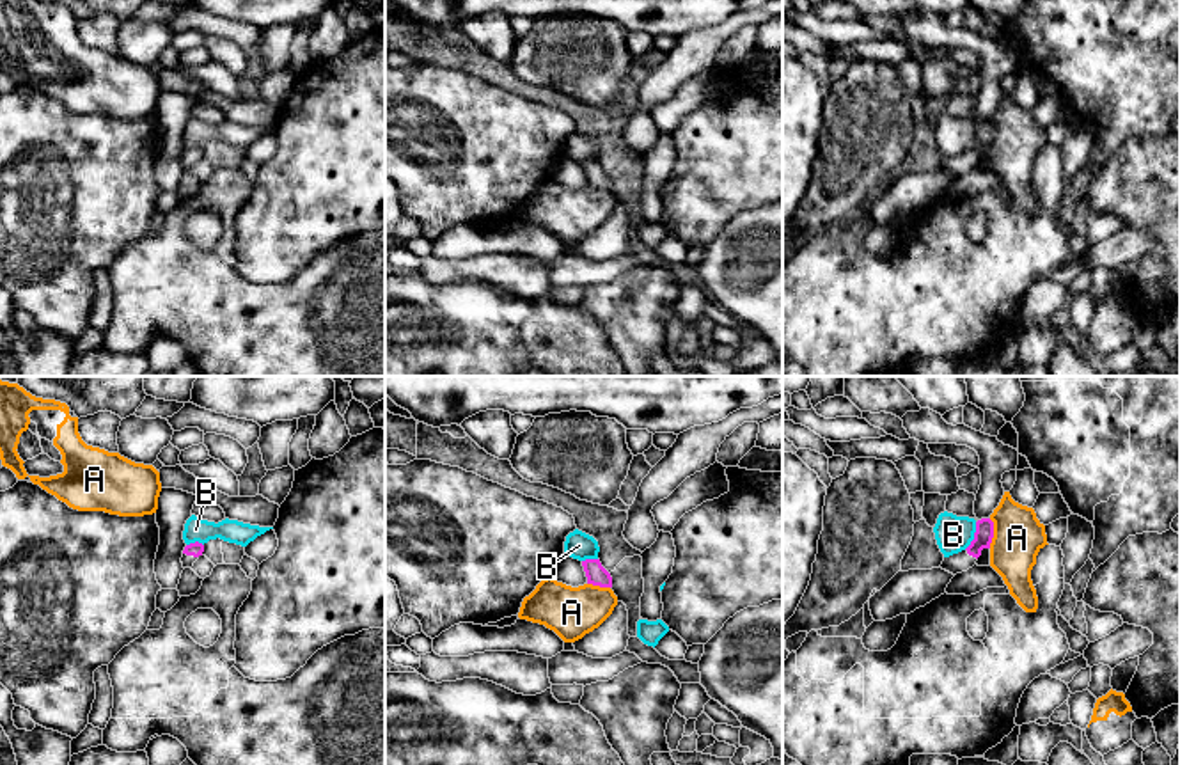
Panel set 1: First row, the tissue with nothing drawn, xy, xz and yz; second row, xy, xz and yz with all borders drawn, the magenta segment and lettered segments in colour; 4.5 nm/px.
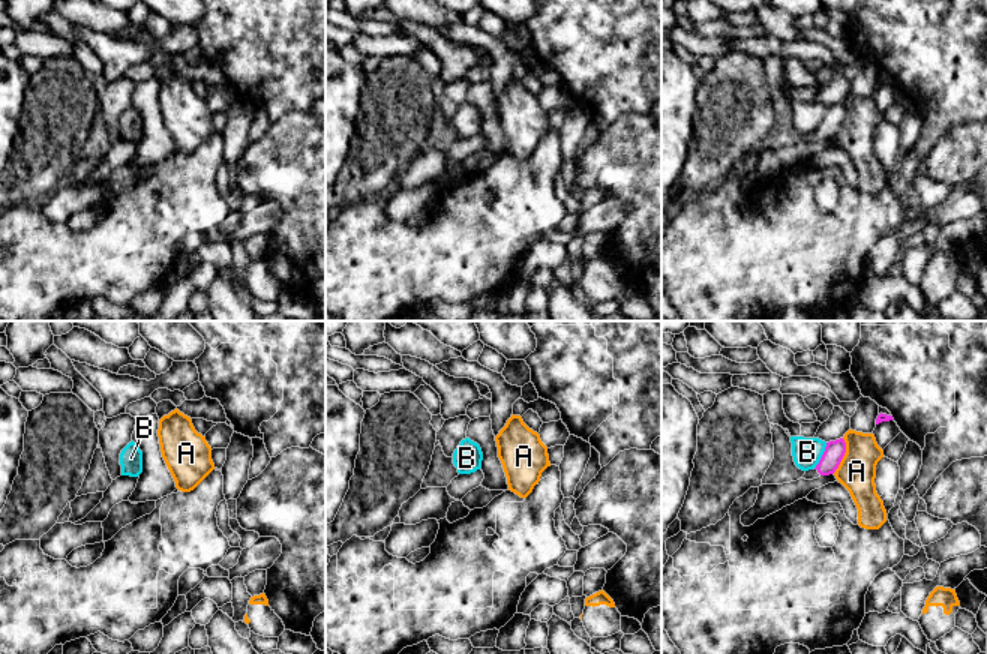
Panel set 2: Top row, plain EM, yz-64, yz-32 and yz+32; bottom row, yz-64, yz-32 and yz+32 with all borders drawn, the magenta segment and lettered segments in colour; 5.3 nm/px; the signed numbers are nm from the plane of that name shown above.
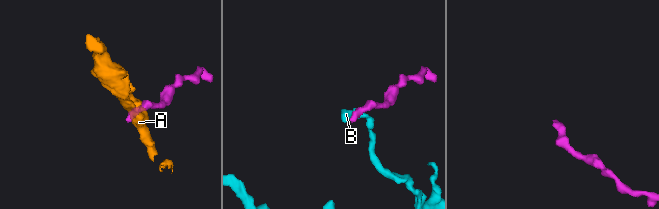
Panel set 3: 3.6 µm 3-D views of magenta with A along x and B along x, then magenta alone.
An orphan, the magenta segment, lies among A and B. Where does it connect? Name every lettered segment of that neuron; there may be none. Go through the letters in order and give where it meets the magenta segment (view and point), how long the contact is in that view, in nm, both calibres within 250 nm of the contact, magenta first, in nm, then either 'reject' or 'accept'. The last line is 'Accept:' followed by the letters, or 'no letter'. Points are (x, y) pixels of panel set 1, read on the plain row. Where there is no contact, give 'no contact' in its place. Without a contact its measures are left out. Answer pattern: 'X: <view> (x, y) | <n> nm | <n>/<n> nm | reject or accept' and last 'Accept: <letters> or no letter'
A: yz (992, 135) | 140 nm | 90/220 nm | reject
B: yz (975, 139) | 140 nm | 90/160 nm | reject
Accept: no letter

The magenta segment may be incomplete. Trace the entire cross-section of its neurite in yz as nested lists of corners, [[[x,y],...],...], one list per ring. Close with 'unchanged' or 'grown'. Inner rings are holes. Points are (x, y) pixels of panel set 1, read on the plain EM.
[[[981,121],[976,124],[976,135],[971,147],[949,160],[944,160],[940,170],[956,177],[972,170],[981,158],[983,151],[990,151],[994,140],[994,124],[990,121]]]; grown

